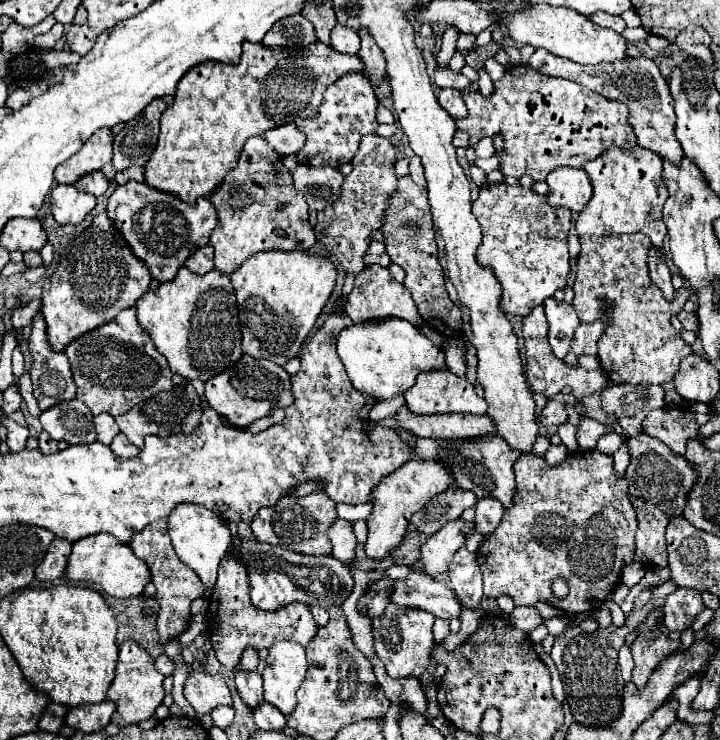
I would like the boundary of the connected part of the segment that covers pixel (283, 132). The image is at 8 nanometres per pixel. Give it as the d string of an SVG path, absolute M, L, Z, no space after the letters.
M283 124L283 126L277 126L273 130L267 130L265 136L269 146L279 154L279 156L289 156L289 154L297 154L303 144L305 144L305 138L303 134L297 130L297 126L293 124Z

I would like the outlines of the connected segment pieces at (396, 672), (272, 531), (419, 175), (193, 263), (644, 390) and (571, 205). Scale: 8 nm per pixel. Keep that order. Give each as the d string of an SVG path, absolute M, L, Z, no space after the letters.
M389 604L385 612L373 618L373 638L375 638L375 652L379 660L383 660L387 674L391 678L405 678L409 674L421 676L431 664L431 652L435 646L435 638L431 632L433 614L417 608L403 608Z
M323 490L312 492L303 498L284 496L276 505L267 506L255 514L255 518L251 520L251 530L257 536L257 540L267 542L271 546L283 546L293 552L315 556L331 554L327 528L337 518L335 502L332 501Z
M413 156L413 158L411 158L409 168L411 168L411 178L413 178L413 182L419 184L419 186L425 186L425 174L423 174L423 166L421 166L421 158L419 158L419 156Z
M211 244L199 248L195 254L191 254L191 258L187 258L185 266L195 272L195 274L205 274L209 270L213 270L213 250Z
M615 384L603 392L601 400L605 412L619 418L619 424L623 426L623 436L633 438L641 432L641 422L645 420L647 412L665 406L663 396L665 392L661 386Z
M557 168L547 176L549 206L581 212L593 196L593 186L583 168Z

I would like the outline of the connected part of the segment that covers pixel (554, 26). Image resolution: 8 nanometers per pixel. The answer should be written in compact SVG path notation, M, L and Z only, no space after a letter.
M527 6L523 12L515 12L501 16L499 22L509 26L509 36L519 44L529 44L533 48L545 48L561 58L573 60L577 64L601 64L601 62L621 62L627 60L627 40L607 28L597 26L587 16L567 10L567 8L551 8L551 6Z

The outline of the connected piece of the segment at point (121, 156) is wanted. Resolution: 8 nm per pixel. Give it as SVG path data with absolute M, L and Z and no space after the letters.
M155 98L145 110L143 118L135 118L127 122L115 136L113 144L113 168L125 170L133 164L145 166L149 162L149 156L157 144L159 134L159 116L165 110L165 102L161 98Z

